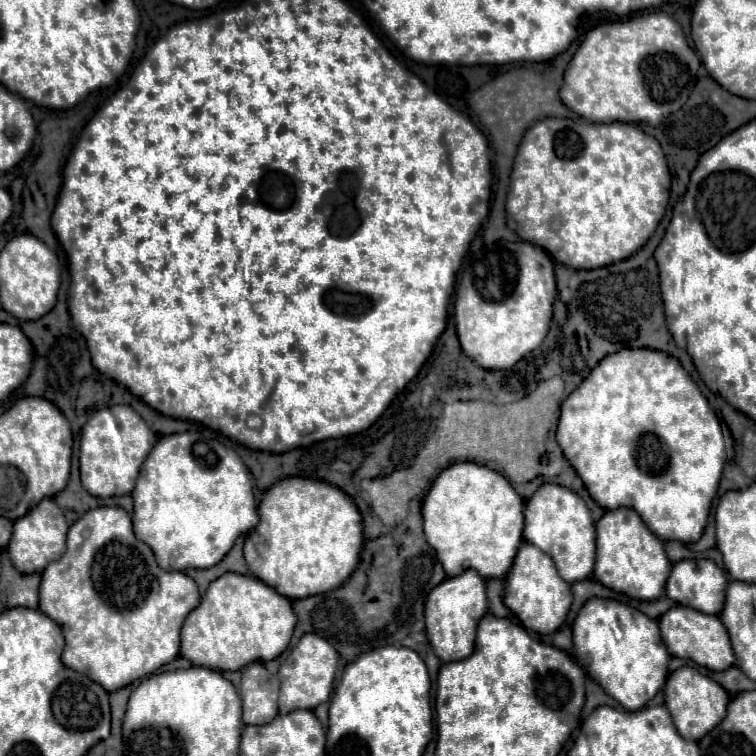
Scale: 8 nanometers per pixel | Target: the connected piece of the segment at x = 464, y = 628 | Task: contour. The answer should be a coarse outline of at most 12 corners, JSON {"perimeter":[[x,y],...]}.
{"perimeter":[[476,571],[446,577],[424,603],[426,635],[444,661],[472,653],[486,613]]}

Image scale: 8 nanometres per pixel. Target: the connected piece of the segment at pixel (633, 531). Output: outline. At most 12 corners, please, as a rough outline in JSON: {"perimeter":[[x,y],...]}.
{"perimeter":[[630,507],[596,523],[594,577],[632,599],[664,593],[670,561]]}

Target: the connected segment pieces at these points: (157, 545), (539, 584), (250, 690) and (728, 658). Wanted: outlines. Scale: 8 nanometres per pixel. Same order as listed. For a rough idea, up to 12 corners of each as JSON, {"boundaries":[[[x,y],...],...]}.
{"boundaries":[[[200,433],[142,463],[134,533],[162,569],[216,565],[258,525],[252,477]],[[522,543],[504,605],[526,629],[554,633],[572,603],[550,555]],[[262,661],[242,669],[242,721],[264,725],[276,717],[270,673]],[[674,605],[658,619],[672,655],[712,671],[734,665],[718,615]]]}

